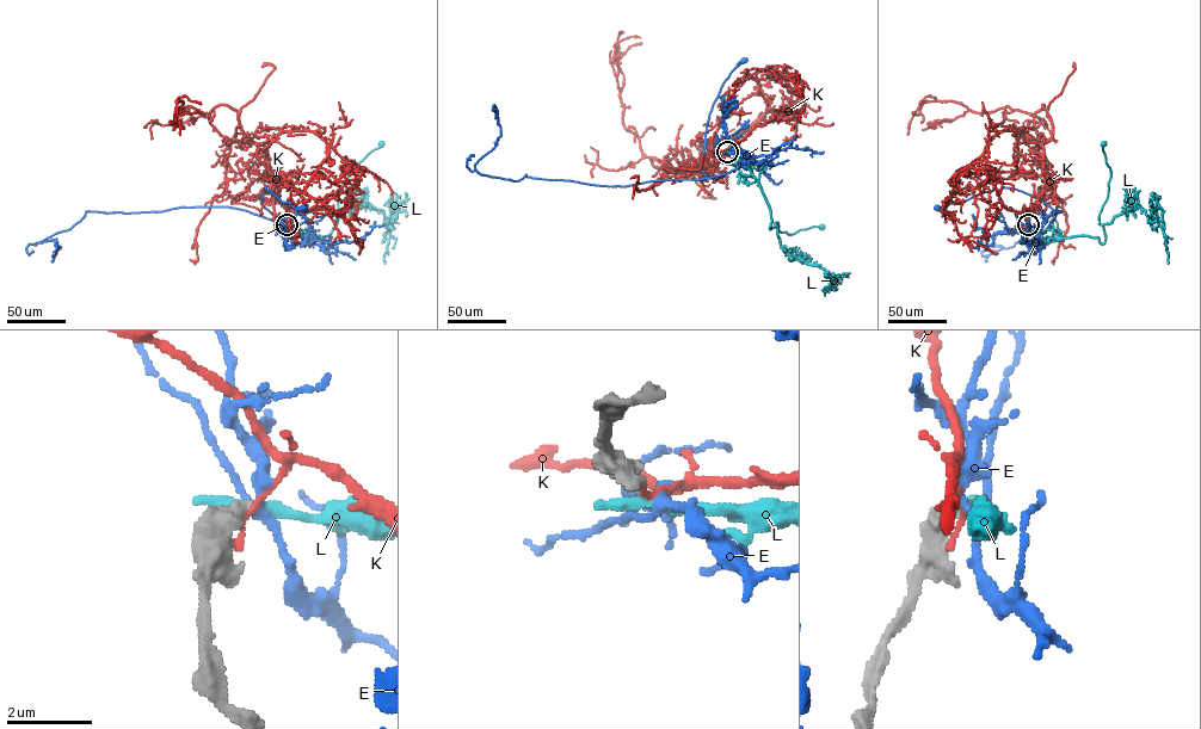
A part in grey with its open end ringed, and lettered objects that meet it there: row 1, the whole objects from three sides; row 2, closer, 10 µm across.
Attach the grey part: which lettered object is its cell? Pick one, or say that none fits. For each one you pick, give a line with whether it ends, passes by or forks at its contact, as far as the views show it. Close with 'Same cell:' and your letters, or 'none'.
Same cell: none

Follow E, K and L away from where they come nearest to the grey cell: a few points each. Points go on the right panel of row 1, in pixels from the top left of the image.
E: (1028, 224), (1027, 232), (1042, 234), (1054, 212), (1038, 198), (1009, 187), (936, 208)
K: (1028, 224), (1030, 197), (1044, 185), (1042, 147), (1002, 130), (956, 173), (944, 207), (965, 241), (997, 253)
L: (1028, 224), (1042, 240), (1085, 235), (1097, 238), (1103, 243), (1106, 235), (1098, 215), (1110, 174), (1103, 144)

